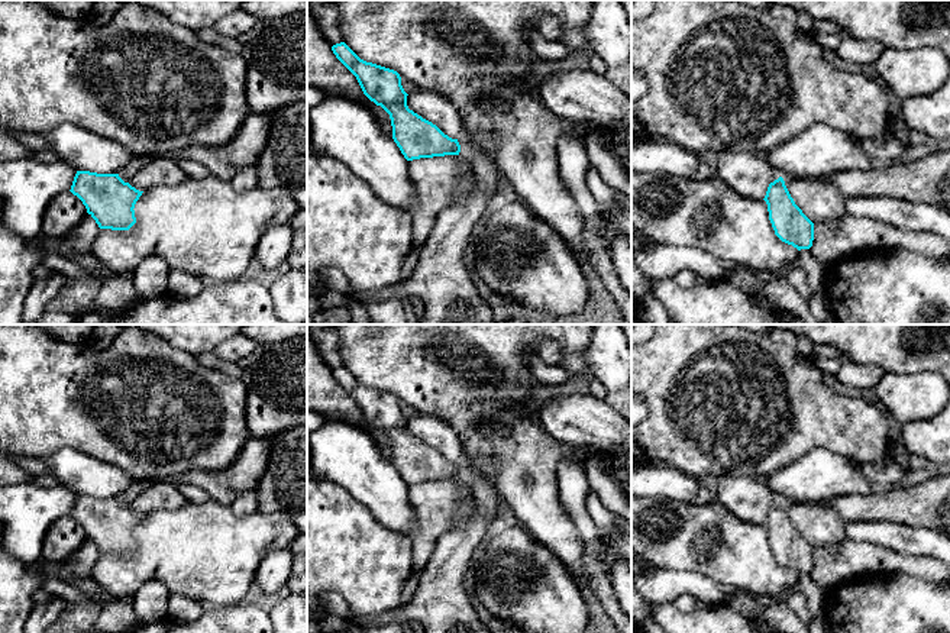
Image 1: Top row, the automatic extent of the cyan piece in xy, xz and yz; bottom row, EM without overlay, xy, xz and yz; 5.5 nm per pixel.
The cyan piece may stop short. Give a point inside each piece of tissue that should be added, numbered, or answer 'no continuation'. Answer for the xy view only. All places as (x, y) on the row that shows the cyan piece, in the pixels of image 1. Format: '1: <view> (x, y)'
1: xy (162, 171)

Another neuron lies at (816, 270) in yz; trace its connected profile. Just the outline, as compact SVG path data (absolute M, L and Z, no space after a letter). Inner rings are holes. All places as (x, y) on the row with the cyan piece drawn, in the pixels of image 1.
M801 249L798 251L796 265L805 271L812 293L824 290L824 278L828 267L827 262L815 259L810 249Z

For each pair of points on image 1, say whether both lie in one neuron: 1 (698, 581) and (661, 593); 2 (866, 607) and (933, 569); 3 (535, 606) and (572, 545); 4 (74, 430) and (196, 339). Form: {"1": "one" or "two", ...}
{"1": "one", "2": "two", "3": "two", "4": "two"}

